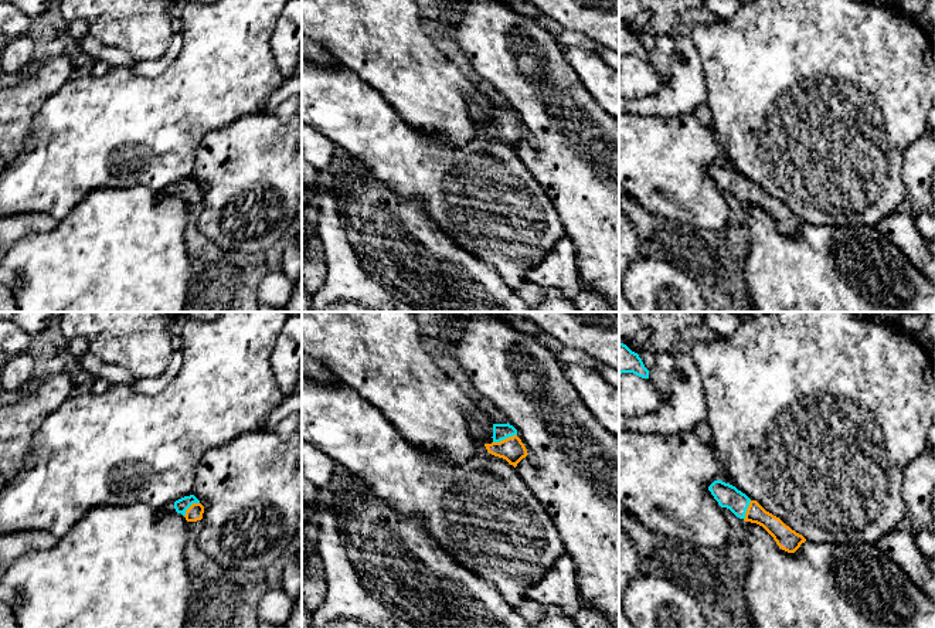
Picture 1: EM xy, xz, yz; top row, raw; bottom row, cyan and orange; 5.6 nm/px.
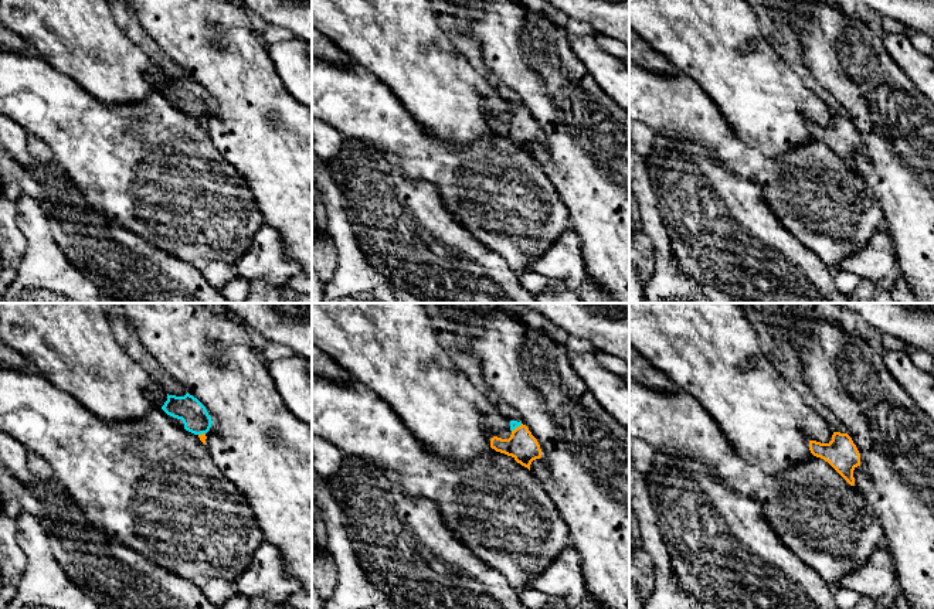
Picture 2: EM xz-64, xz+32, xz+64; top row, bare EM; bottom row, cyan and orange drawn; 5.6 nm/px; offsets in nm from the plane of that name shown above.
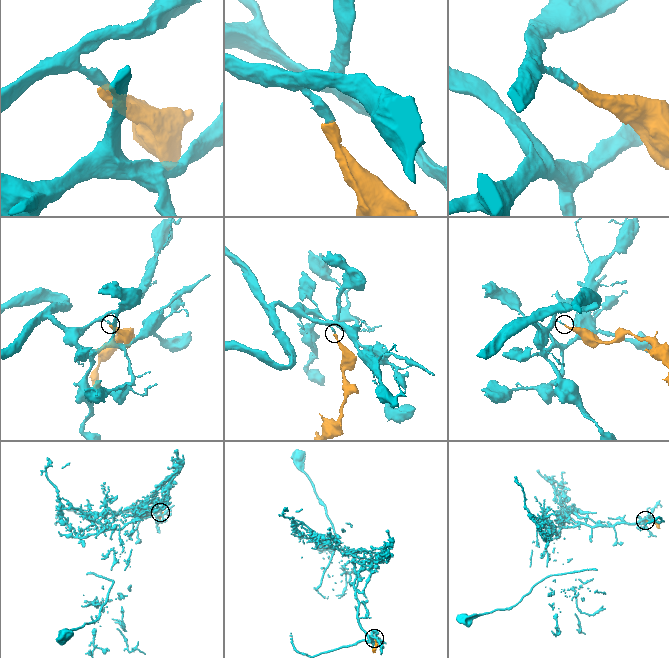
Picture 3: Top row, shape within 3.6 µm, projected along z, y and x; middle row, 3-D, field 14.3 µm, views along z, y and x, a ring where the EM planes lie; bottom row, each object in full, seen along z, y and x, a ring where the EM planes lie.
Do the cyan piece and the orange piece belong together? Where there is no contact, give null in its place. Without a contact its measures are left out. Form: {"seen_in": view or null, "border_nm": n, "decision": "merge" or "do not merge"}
{"seen_in": "xz", "border_nm": 140, "decision": "merge"}

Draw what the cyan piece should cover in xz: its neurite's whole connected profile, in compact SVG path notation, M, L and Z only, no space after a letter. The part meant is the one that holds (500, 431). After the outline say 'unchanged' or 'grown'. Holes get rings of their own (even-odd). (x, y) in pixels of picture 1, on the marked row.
M493 424L493 442L484 444L489 454L506 459L514 468L526 458L527 449L517 437L517 430L507 424Z; grown

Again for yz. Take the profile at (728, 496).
M714 481L708 490L721 508L730 509L737 517L762 526L779 549L795 553L806 539L786 526L779 517L766 512L756 500L751 500L735 486Z; grown

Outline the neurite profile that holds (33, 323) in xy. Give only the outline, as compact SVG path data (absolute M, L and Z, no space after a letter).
M0 312L0 320L17 323L31 337L44 332L54 322L52 312Z

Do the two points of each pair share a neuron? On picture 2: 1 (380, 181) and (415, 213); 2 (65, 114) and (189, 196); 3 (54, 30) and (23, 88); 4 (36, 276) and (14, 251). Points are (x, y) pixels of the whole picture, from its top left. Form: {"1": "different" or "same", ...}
{"1": "same", "2": "same", "3": "different", "4": "different"}

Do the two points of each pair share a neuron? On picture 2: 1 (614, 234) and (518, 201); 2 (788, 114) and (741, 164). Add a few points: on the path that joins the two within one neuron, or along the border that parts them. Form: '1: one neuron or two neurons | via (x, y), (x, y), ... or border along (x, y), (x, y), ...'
1: two neurons | border along (556, 190), (569, 213), (571, 228)
2: two neurons | border along (732, 128), (767, 156), (791, 149)

